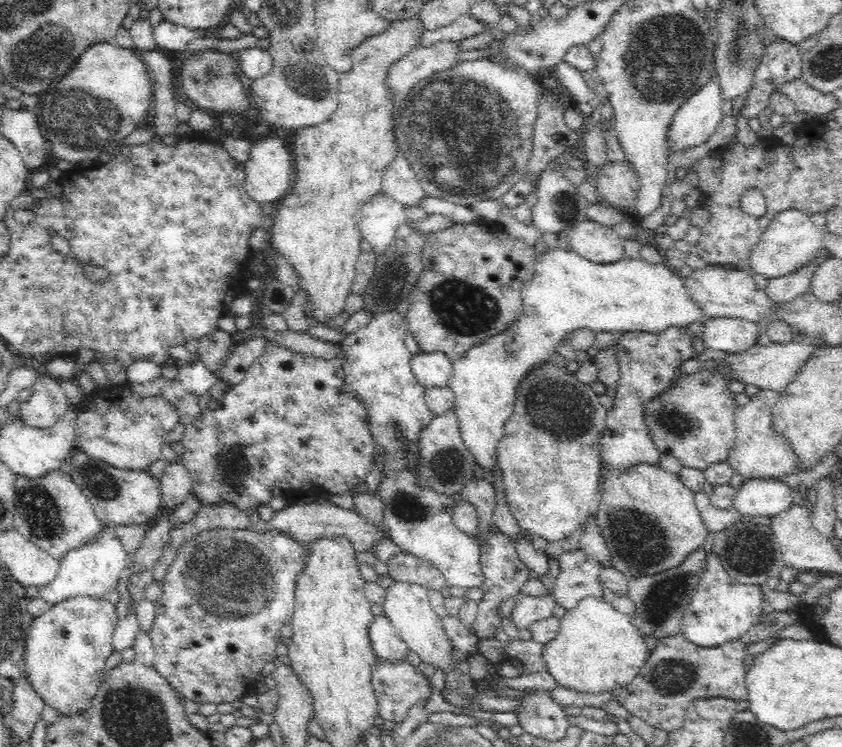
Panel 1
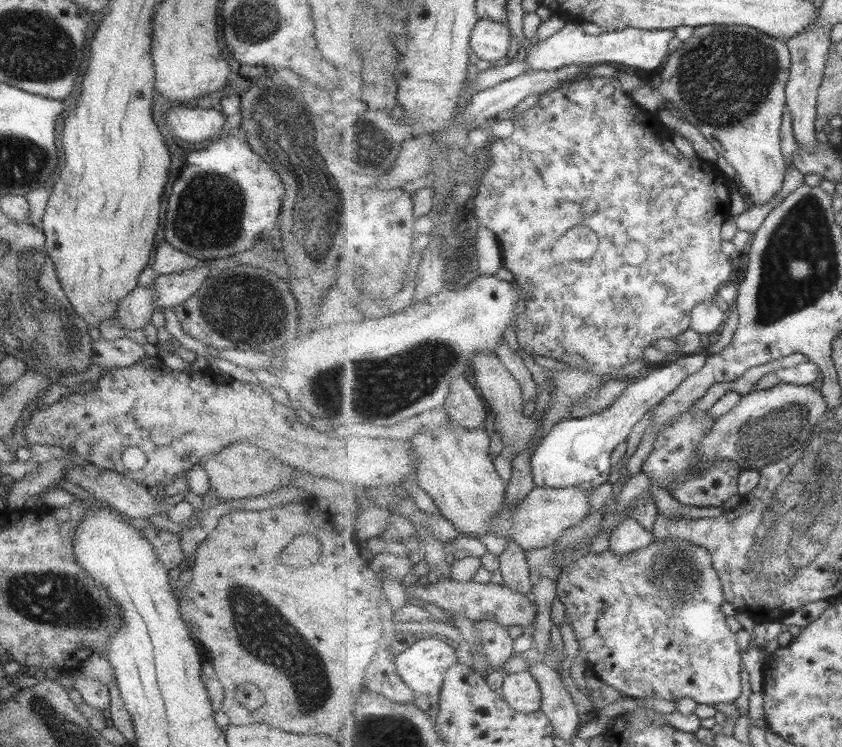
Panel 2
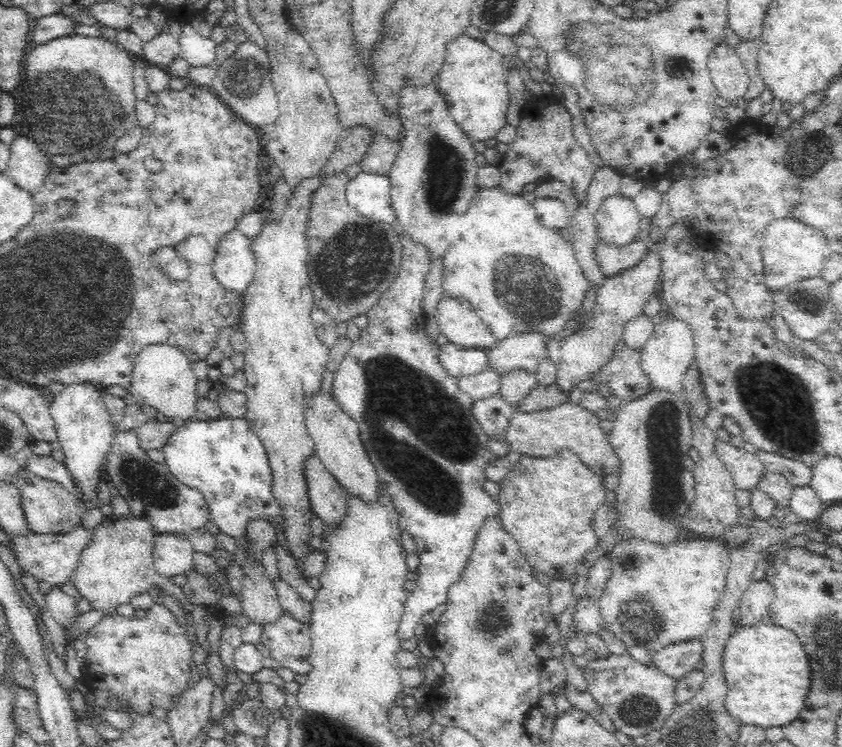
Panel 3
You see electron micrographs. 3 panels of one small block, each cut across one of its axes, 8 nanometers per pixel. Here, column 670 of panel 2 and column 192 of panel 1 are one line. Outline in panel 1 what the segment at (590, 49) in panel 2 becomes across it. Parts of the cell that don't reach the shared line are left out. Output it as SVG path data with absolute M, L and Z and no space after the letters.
M164 20L158 24L156 28L153 28L153 36L158 47L162 49L182 52L182 54L190 55L188 46L200 38L200 34L196 30L190 30L182 25L176 25L174 23Z

